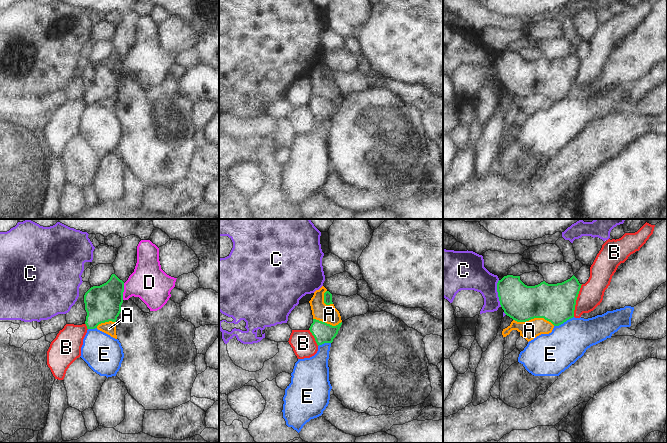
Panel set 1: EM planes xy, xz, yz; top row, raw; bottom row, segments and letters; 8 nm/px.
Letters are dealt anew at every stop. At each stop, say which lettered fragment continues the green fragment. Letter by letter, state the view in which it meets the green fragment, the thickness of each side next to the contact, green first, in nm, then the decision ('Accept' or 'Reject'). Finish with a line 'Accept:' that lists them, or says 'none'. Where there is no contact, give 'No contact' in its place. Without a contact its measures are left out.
A: Touches green in yz. Thickness 300 nm (green) against 150 nm. Reject
B: Touches green in yz. Thickness 300 nm (green) against 200 nm. Reject
C: Touches green in yz. Thickness 300 nm (green) against 220 nm. Reject
D: Touches green in xy. Thickness 280 nm (green) against 300 nm. Reject
E: Touches green in yz. Thickness 300 nm (green) against 320 nm. Reject
Accept: none.

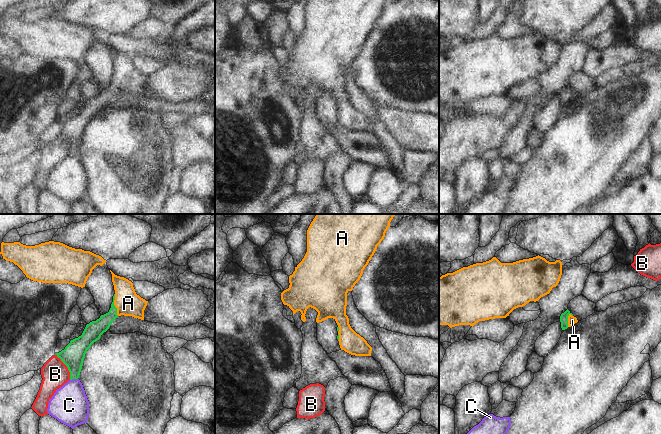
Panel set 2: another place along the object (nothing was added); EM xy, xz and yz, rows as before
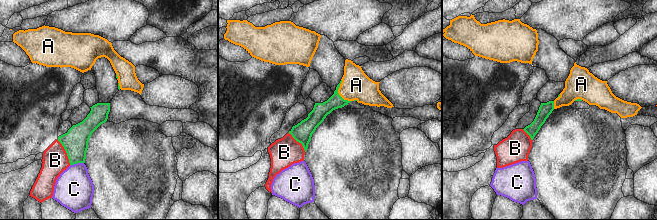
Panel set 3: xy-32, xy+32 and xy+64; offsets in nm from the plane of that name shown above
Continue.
A: Touches green in xy. Thickness 140 nm (green) against 200 nm. Accept
B: Touches green in xy. Thickness 180 nm (green) against 220 nm. Reject
C: Touches green in xy. Thickness 180 nm (green) against 300 nm. Reject
Accept: A.

